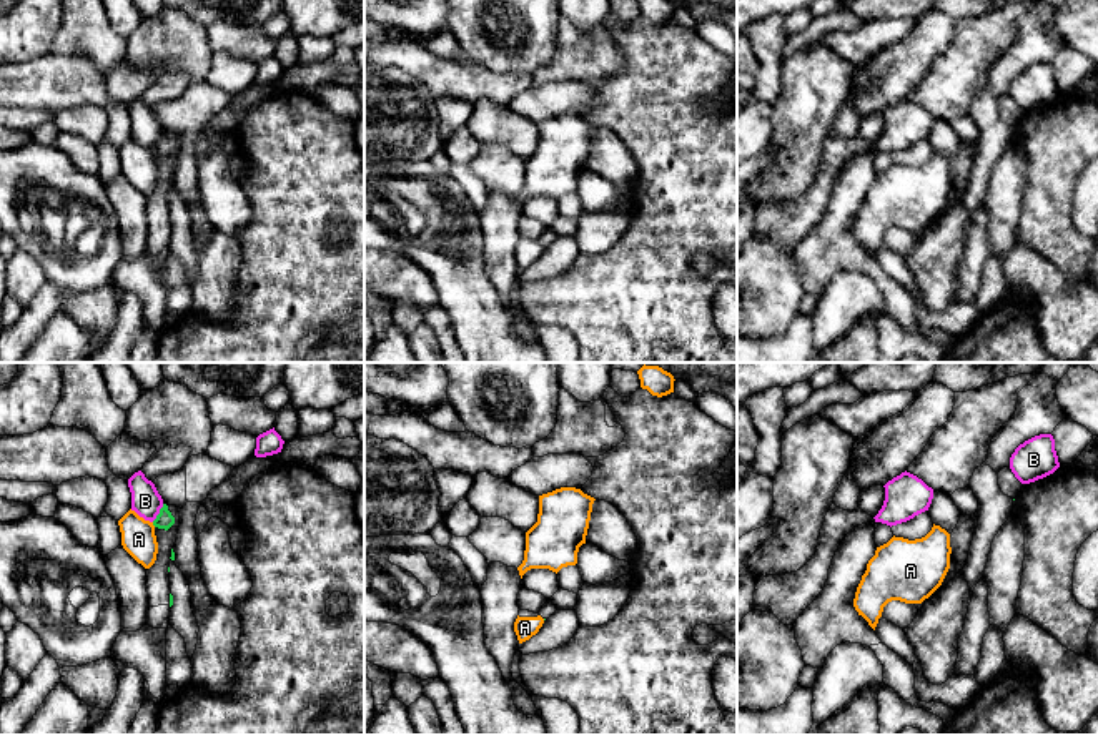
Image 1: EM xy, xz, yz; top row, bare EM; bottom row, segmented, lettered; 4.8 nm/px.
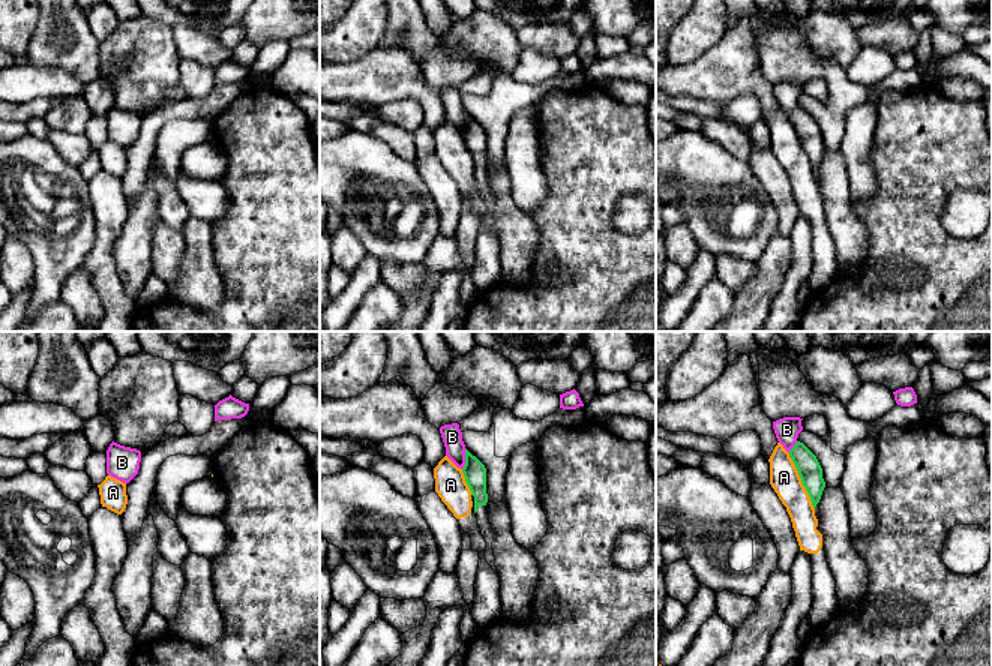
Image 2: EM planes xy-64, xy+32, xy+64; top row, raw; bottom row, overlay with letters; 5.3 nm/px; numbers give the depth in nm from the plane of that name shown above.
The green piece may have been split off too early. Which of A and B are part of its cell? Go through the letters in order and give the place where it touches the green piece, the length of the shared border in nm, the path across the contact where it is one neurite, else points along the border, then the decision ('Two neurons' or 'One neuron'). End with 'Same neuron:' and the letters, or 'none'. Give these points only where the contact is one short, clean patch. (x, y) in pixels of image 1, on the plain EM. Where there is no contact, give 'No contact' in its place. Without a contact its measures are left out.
A: Touches green at xy (153, 152). Shared border 30 nm. Two neurons
B: Touches green at xy (160, 140). Shared border 110 nm. Boundary: xy (163, 132), (152, 148). Two neurons
Same neuron: none

